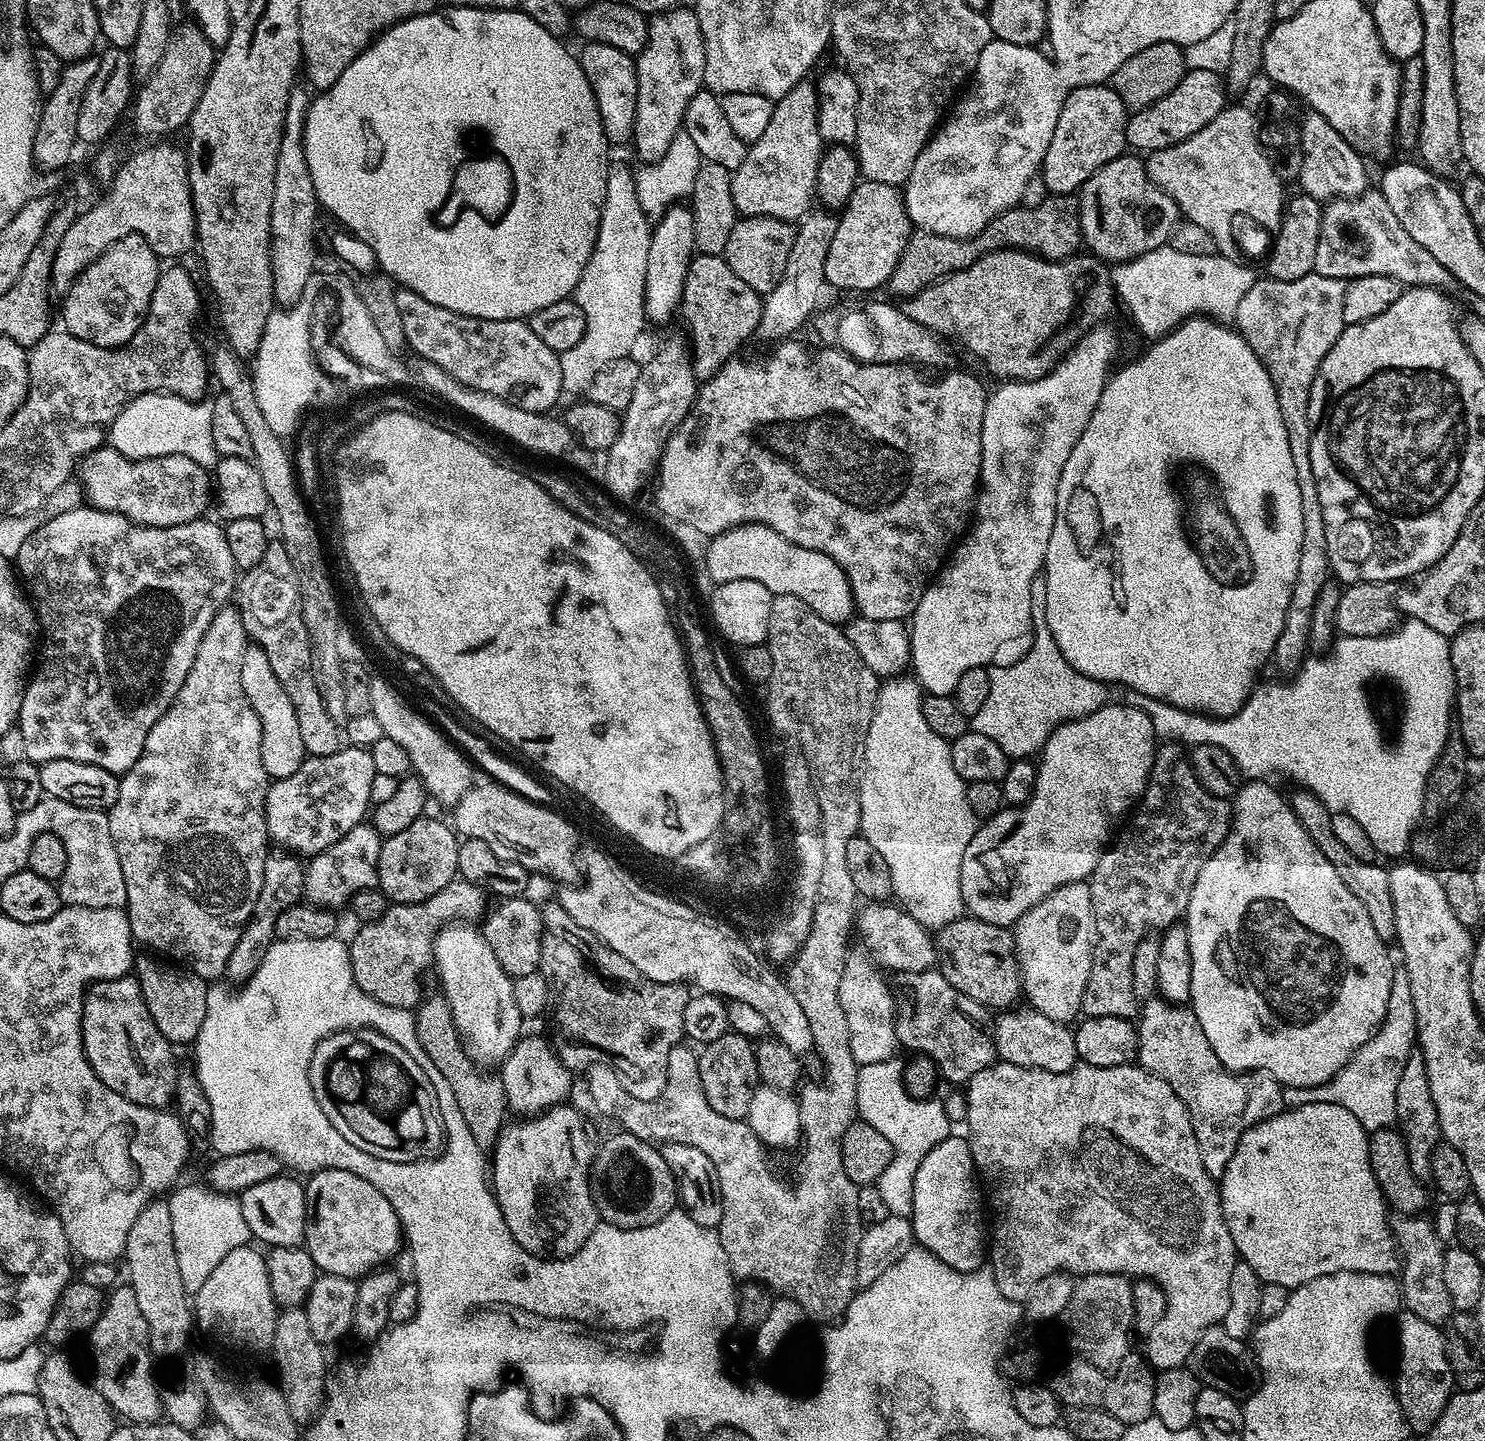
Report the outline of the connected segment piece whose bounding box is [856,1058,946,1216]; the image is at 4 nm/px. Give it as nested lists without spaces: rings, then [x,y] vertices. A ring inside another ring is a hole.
[[[899,1059],[859,1065],[856,1069],[856,1110],[892,1147],[892,1161],[878,1181],[882,1198],[893,1216],[908,1216],[912,1211],[914,1174],[930,1150],[946,1135],[943,1102],[940,1098],[916,1099],[905,1088]],[[935,1099],[935,1100],[934,1100]]]

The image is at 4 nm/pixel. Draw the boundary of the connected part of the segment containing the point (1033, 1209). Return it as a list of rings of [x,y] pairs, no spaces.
[[[997,1062],[986,1070],[978,1070],[978,1074],[968,1080],[966,1095],[966,1139],[990,1205],[990,1271],[994,1282],[998,1282],[998,1290],[1002,1290],[1002,1294],[1013,1302],[1023,1302],[1037,1282],[1051,1272],[1066,1272],[1077,1277],[1089,1276],[1095,1272],[1118,1272],[1129,1278],[1153,1280],[1166,1294],[1166,1310],[1158,1318],[1158,1326],[1154,1326],[1154,1330],[1150,1330],[1146,1337],[1147,1363],[1156,1370],[1185,1367],[1198,1338],[1202,1338],[1207,1328],[1215,1328],[1223,1321],[1230,1306],[1230,1274],[1234,1274],[1238,1257],[1234,1238],[1230,1238],[1230,1230],[1222,1214],[1217,1181],[1202,1162],[1200,1139],[1194,1134],[1192,1119],[1182,1098],[1178,1098],[1178,1094],[1174,1094],[1171,1086],[1162,1078],[1135,1063],[1122,1066],[1077,1063],[1069,1072],[1050,1074],[1050,1070],[1034,1070]]]

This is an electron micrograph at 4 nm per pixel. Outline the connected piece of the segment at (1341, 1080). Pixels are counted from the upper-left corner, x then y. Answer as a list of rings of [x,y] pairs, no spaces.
[[[1400,966],[1393,971],[1390,997],[1386,1006],[1386,1018],[1370,1042],[1359,1048],[1350,1062],[1328,1083],[1316,1087],[1283,1087],[1285,1107],[1296,1107],[1310,1102],[1334,1102],[1350,1110],[1365,1128],[1373,1132],[1389,1127],[1395,1121],[1395,1102],[1398,1081],[1407,1058],[1416,1042],[1416,1019],[1414,1018],[1414,994],[1410,991],[1410,978]]]

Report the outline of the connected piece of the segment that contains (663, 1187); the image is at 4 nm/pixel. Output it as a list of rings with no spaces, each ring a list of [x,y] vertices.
[[[623,1130],[616,1133],[595,1149],[592,1157],[592,1197],[596,1203],[596,1209],[600,1211],[600,1219],[603,1223],[612,1224],[615,1228],[645,1228],[662,1222],[677,1207],[678,1189],[676,1179],[666,1166],[666,1158],[662,1158],[659,1147],[655,1143],[638,1138],[634,1134]]]

